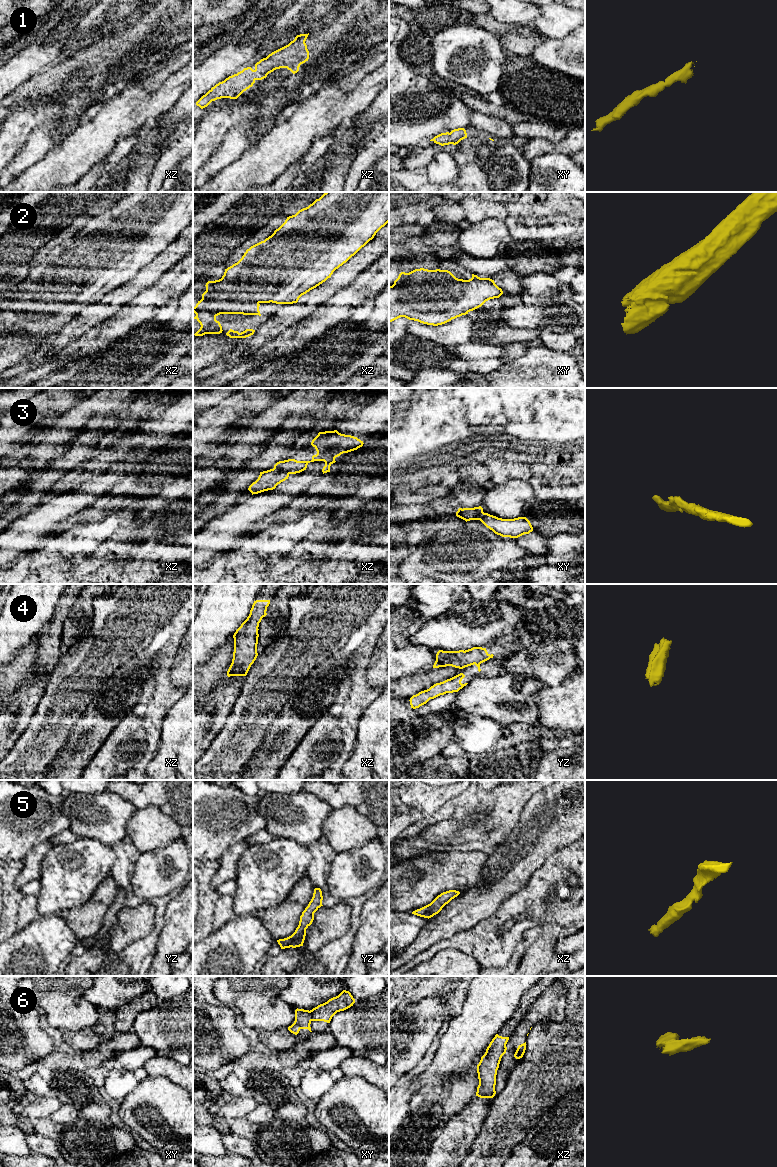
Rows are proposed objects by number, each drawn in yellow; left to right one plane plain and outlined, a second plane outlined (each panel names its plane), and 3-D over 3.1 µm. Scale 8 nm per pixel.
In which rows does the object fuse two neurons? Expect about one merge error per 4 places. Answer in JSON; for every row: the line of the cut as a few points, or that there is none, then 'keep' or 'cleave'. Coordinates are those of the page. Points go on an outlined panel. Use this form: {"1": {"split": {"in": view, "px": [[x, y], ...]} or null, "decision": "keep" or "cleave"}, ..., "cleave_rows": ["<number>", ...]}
{"1": {"split": null, "decision": "keep"}, "2": {"split": null, "decision": "keep"}, "3": {"split": null, "decision": "keep"}, "4": {"split": {"in": "xz", "px": [[241, 672], [234, 671], [227, 675]]}, "decision": "cleave"}, "5": {"split": null, "decision": "keep"}, "6": {"split": {"in": "xy", "px": [[309, 1011], [312, 1020]]}, "decision": "cleave"}, "cleave_rows": ["4", "6"]}

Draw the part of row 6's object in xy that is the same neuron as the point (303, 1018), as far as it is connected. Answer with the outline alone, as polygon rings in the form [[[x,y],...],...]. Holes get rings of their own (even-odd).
[[[297,1008],[295,1010],[295,1021],[288,1027],[288,1030],[295,1035],[297,1035],[301,1029],[308,1029],[312,1032],[310,1027],[311,1021],[312,1017],[309,1010]]]

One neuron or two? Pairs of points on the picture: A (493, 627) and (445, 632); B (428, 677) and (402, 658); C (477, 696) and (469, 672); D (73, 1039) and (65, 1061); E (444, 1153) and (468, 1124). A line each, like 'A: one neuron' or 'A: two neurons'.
A: one neuron
B: two neurons
C: two neurons
D: two neurons
E: one neuron

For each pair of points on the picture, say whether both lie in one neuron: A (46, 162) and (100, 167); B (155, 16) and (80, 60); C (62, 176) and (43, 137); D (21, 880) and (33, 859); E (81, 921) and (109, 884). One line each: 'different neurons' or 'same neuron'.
A: different neurons
B: same neuron
C: different neurons
D: same neuron
E: same neuron

